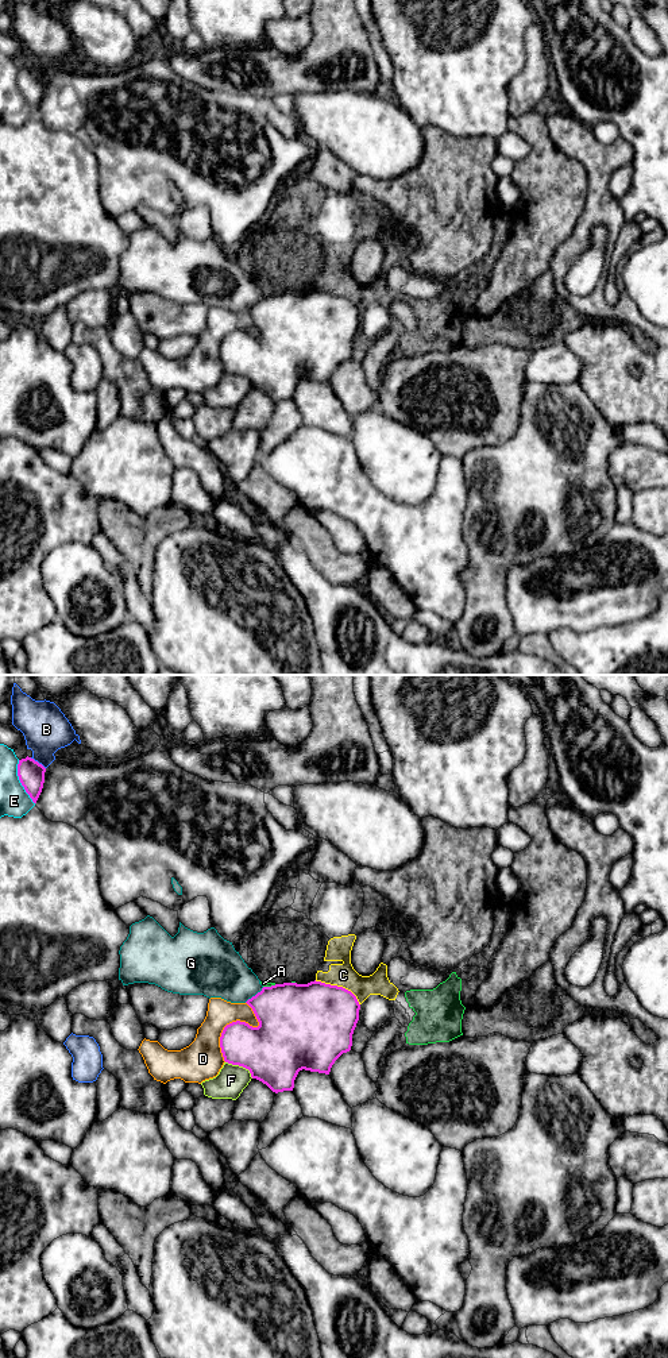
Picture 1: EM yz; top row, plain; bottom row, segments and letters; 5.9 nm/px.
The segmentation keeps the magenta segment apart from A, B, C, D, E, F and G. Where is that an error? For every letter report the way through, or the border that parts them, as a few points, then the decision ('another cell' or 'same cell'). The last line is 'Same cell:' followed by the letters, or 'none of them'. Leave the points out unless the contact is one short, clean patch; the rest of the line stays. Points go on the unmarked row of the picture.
A: another cell
B: another cell
C: another cell
D: another cell
E: another cell
F: another cell
G: another cell
Same cell: none of them

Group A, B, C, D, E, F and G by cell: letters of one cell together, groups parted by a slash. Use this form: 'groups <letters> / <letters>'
groups A C / B / D / E / F / G

